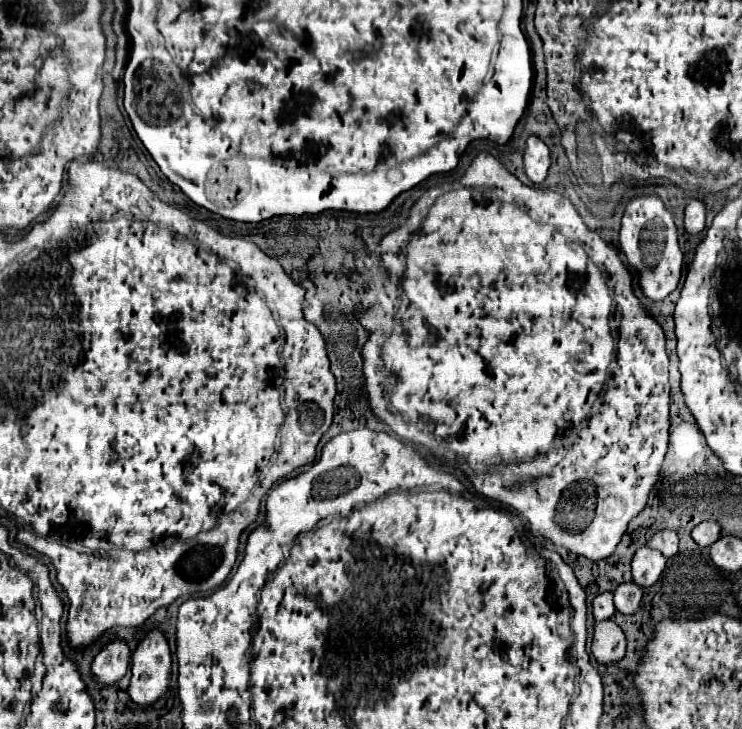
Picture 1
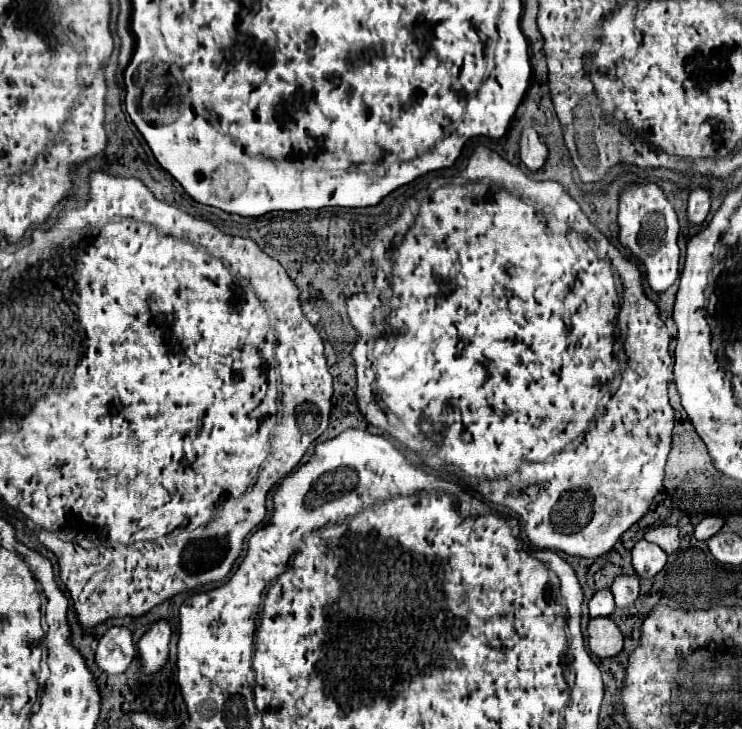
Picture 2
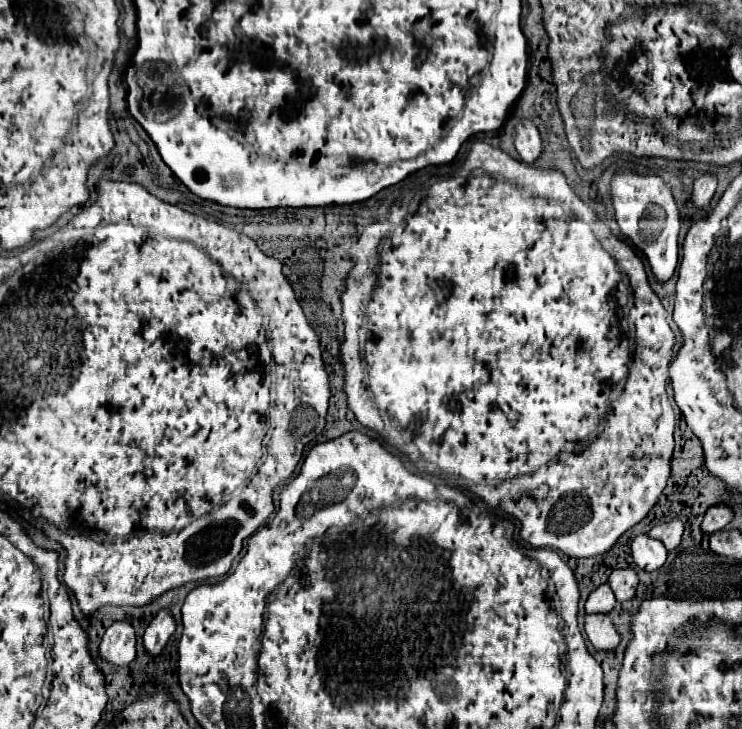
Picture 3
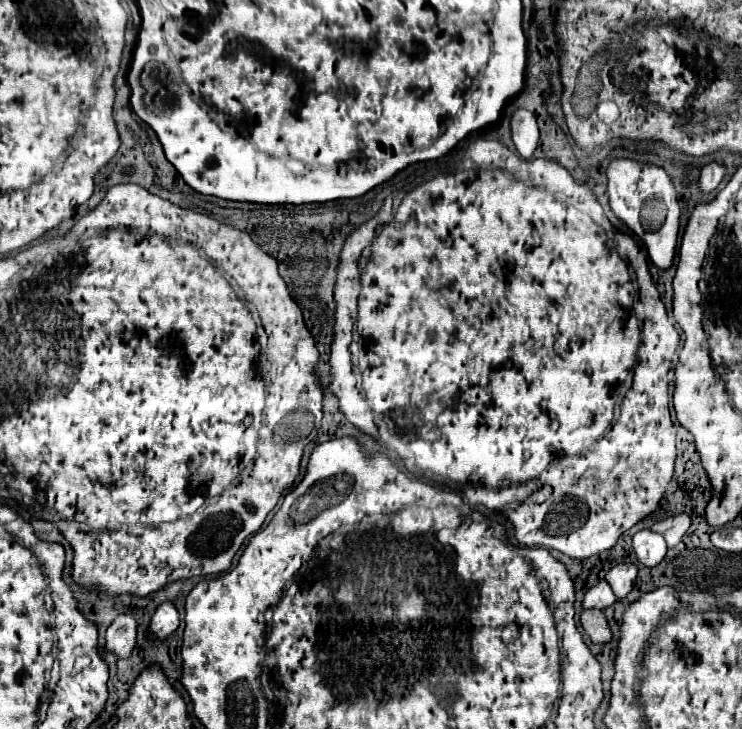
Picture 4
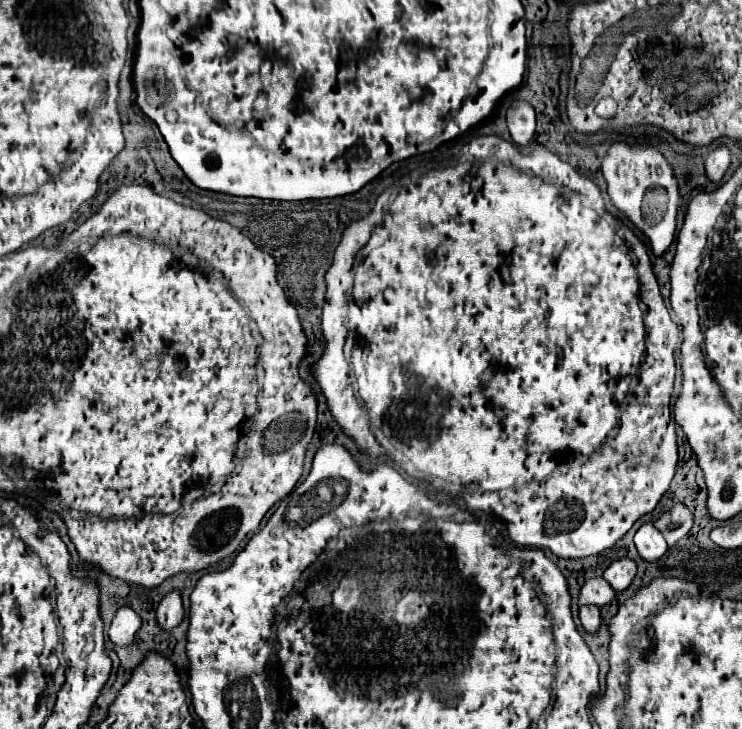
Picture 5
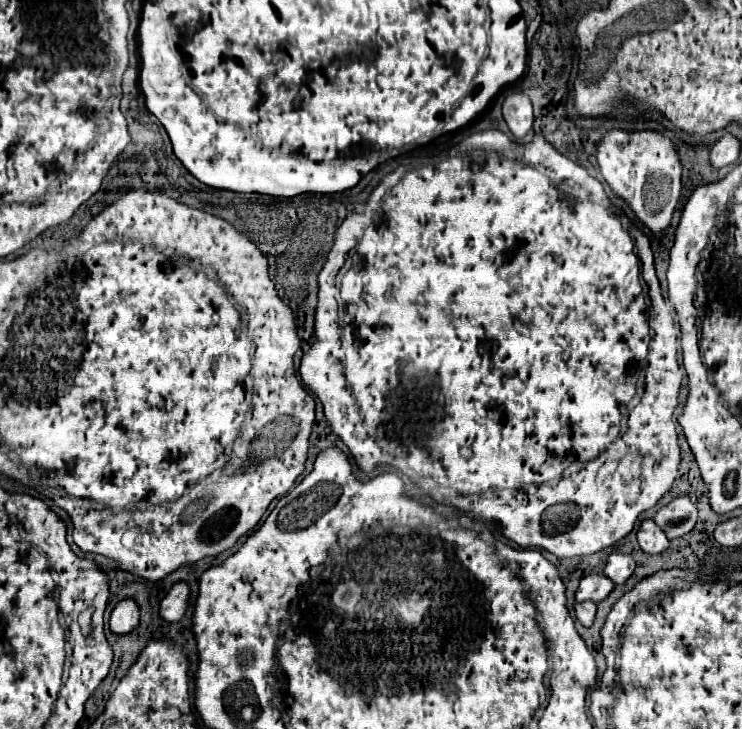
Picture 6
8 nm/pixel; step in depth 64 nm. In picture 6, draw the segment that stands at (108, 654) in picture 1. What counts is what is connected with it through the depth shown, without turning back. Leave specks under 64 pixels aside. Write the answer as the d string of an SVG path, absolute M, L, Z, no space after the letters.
M132 598L120 600L110 616L110 630L112 634L130 634L140 624L140 612Z

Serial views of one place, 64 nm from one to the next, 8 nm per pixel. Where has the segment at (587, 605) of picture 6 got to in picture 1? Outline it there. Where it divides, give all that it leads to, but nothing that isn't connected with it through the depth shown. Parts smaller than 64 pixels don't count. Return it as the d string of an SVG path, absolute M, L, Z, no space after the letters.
M612 620L596 622L594 640L592 640L592 654L598 664L616 664L626 654L626 636Z

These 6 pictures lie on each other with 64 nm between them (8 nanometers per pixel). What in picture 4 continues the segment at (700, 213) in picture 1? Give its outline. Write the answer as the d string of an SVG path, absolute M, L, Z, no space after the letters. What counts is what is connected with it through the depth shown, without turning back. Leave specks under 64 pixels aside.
M712 162L712 164L704 166L702 172L700 172L700 180L698 180L700 190L702 190L704 194L710 194L710 192L720 184L722 176L724 176L724 166L722 166L722 164Z

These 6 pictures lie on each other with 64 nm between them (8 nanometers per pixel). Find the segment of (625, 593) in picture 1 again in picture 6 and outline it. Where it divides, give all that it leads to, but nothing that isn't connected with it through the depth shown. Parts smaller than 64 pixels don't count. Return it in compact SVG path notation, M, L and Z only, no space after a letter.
M610 554L608 564L604 568L604 576L610 578L616 586L622 586L634 572L636 562L628 554Z

